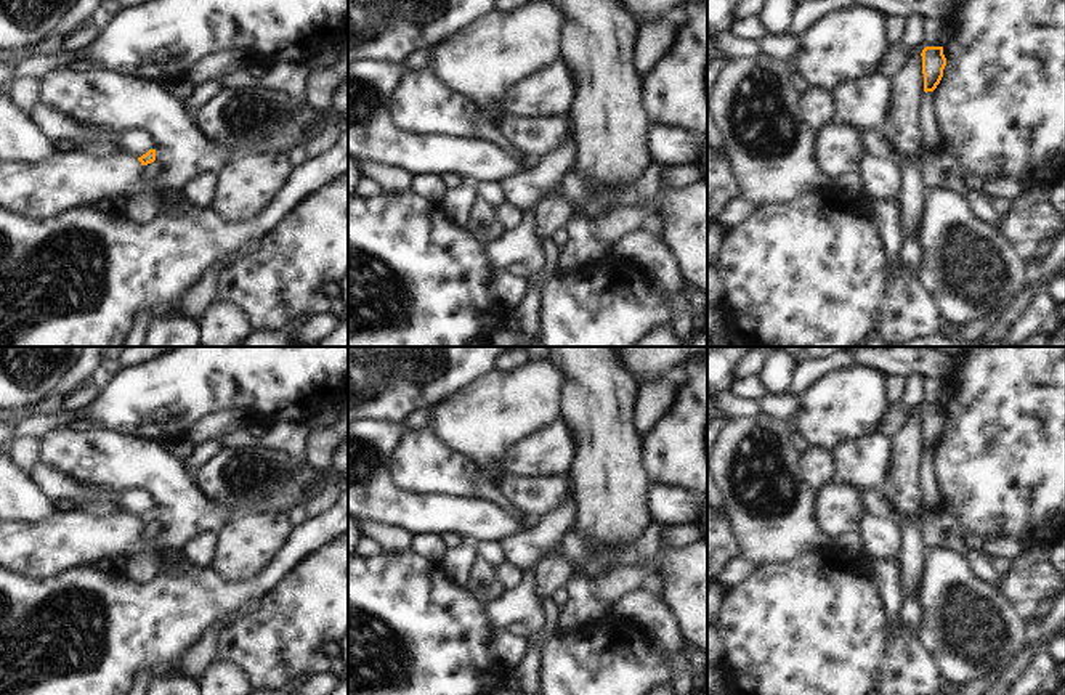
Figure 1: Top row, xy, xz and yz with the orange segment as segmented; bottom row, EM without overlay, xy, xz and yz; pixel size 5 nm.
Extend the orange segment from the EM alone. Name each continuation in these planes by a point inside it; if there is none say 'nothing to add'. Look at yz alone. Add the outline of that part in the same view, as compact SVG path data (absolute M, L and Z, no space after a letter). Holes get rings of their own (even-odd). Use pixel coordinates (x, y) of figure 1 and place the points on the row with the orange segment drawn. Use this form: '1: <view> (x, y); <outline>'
nothing to add

